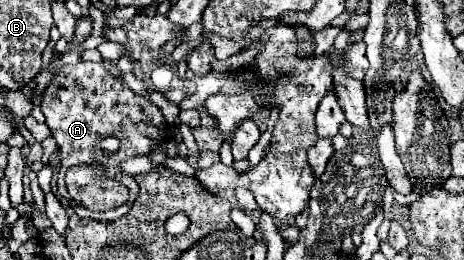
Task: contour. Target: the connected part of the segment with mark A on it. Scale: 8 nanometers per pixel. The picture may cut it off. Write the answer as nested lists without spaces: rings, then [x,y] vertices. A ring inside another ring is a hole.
[[[79,60],[73,66],[63,66],[59,70],[59,74],[51,82],[43,94],[41,100],[41,110],[45,116],[45,123],[52,131],[52,135],[57,140],[57,146],[61,150],[61,168],[59,168],[59,176],[61,180],[65,180],[65,172],[73,166],[99,166],[103,168],[105,176],[109,178],[117,178],[127,190],[129,190],[129,198],[123,206],[109,210],[109,212],[91,212],[83,206],[77,206],[73,200],[69,202],[71,208],[81,216],[81,218],[93,218],[93,220],[105,220],[105,222],[113,222],[117,218],[121,218],[133,204],[133,200],[137,198],[139,186],[133,180],[133,176],[123,174],[117,170],[117,164],[121,160],[127,160],[131,156],[137,154],[149,154],[149,150],[155,144],[163,144],[163,138],[169,138],[171,128],[167,126],[161,110],[147,98],[135,94],[127,84],[115,80],[105,68],[103,64],[95,64],[95,62],[83,62]],[[115,134],[121,142],[121,148],[117,154],[113,156],[105,156],[99,150],[99,142],[107,136]]]

